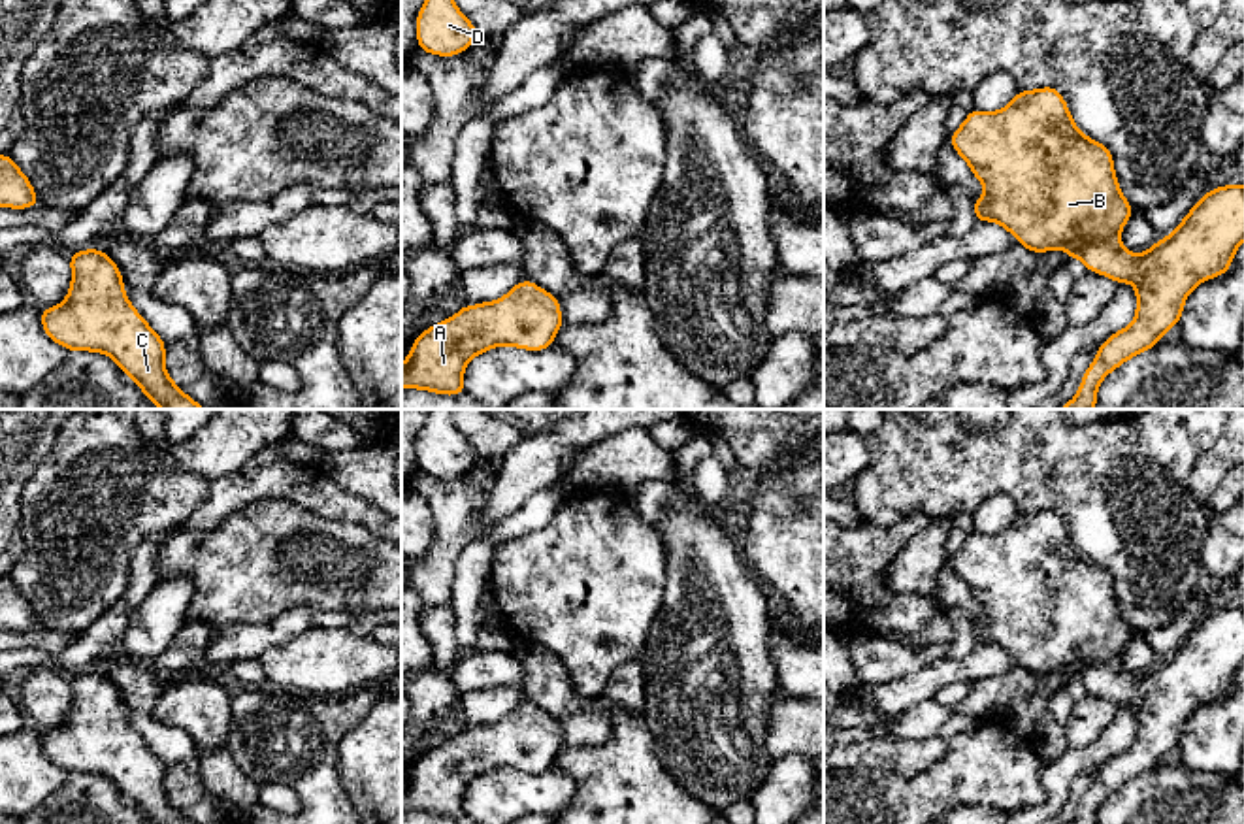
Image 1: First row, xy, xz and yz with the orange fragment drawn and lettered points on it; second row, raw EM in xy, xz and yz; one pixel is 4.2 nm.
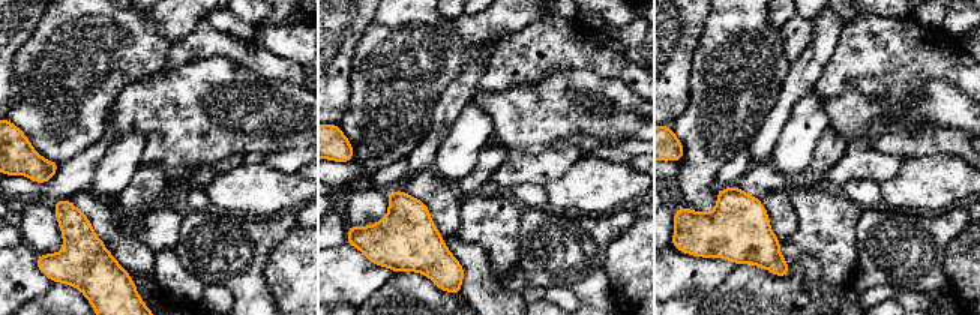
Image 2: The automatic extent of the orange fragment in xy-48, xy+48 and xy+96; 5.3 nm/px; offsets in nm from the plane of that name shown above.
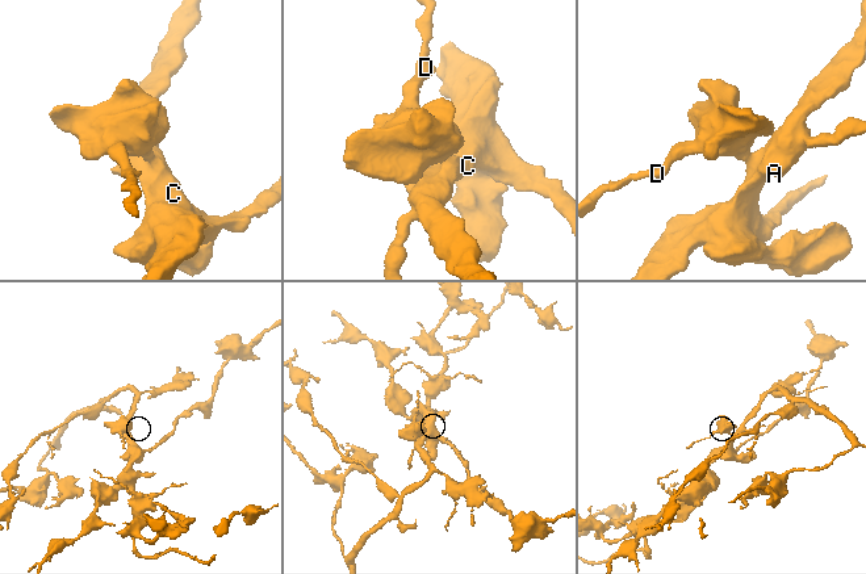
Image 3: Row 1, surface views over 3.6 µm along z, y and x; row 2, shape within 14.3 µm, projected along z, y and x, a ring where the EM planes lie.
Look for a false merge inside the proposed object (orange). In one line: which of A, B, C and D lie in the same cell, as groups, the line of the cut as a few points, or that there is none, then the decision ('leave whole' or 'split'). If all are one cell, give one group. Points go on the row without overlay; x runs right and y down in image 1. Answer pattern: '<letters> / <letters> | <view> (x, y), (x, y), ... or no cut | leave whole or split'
A B C D | no cut | leave whole

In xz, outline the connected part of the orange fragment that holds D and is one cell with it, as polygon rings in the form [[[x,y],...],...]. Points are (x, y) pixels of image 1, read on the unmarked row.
[[[430,409],[415,449],[418,470],[430,477],[454,479],[477,462],[473,445],[452,422],[452,409]]]

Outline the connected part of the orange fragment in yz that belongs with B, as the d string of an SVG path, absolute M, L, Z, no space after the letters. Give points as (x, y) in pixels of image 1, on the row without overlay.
M1054 509L1018 513L1014 522L997 534L969 534L965 545L950 556L950 564L956 575L967 583L971 594L986 611L980 622L973 622L978 645L991 643L1001 647L1031 675L1063 671L1067 679L1082 683L1088 694L1106 698L1114 705L1135 707L1137 737L1133 745L1099 767L1097 779L1084 794L1082 807L1071 824L1095 824L1101 803L1112 792L1155 769L1170 749L1180 747L1187 717L1203 703L1229 694L1233 679L1244 664L1244 607L1225 607L1208 613L1169 660L1161 660L1142 677L1127 673L1120 666L1120 654L1135 632L1120 613L1112 575L1108 569L1084 558L1076 551L1065 520Z

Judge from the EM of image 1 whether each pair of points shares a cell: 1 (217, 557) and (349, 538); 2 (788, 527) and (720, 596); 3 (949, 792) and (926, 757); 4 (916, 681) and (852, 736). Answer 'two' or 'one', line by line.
1: one
2: two
3: two
4: two

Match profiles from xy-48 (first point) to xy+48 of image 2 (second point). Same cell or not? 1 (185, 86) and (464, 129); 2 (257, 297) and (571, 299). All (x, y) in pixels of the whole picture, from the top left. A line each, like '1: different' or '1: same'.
1: different
2: different

